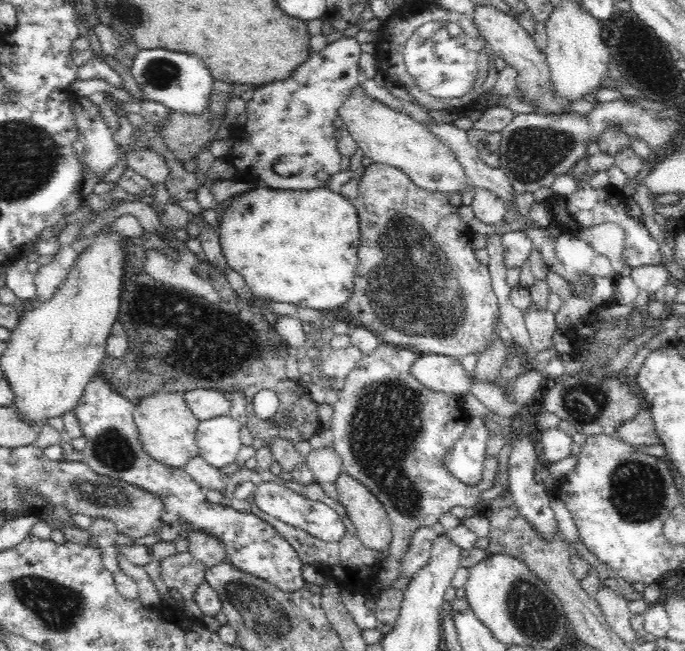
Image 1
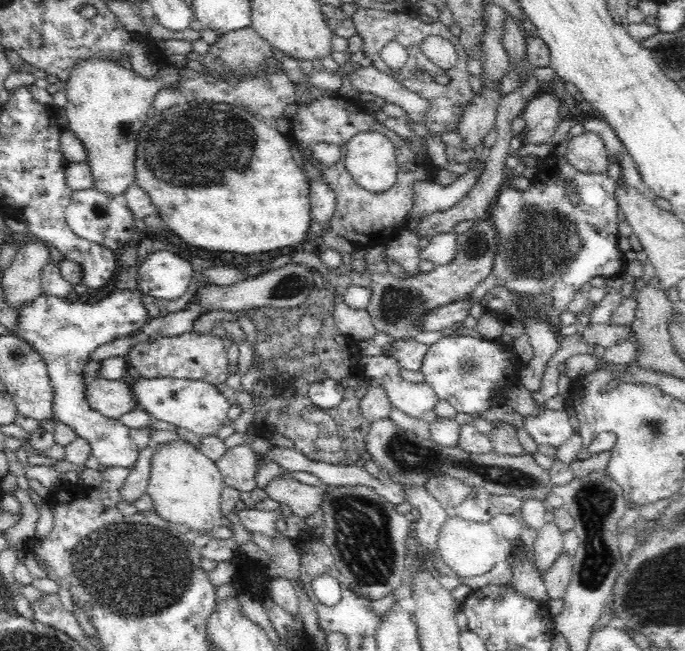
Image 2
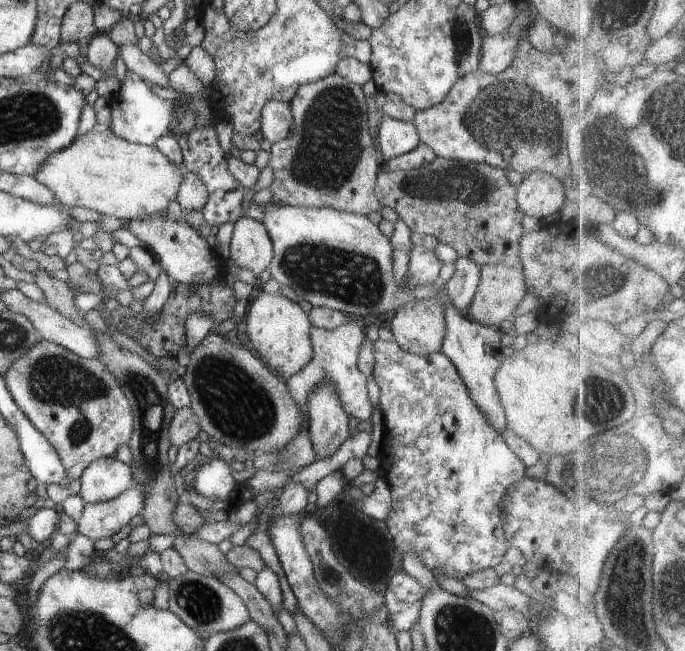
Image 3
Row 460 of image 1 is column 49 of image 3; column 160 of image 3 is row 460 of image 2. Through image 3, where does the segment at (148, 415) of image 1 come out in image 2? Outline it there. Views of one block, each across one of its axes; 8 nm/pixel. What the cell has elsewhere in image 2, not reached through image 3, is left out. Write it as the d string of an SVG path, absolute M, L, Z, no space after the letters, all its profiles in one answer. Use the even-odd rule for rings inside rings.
M174 441L158 447L150 460L150 478L145 494L153 501L153 510L164 520L183 525L191 536L200 535L218 526L230 528L230 520L224 514L220 494L224 479L219 466L200 449L188 442Z

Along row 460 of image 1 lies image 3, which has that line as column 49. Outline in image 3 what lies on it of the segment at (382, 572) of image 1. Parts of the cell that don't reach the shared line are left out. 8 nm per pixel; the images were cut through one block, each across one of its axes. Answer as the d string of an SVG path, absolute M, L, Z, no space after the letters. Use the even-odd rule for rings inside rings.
M41 339L27 355L12 364L3 377L16 404L56 449L67 468L69 484L66 487L54 484L47 486L48 498L54 500L58 507L69 496L79 494L80 475L91 462L114 457L118 447L126 445L132 436L134 425L131 404L124 396L116 377L98 359L80 358L63 346Z

